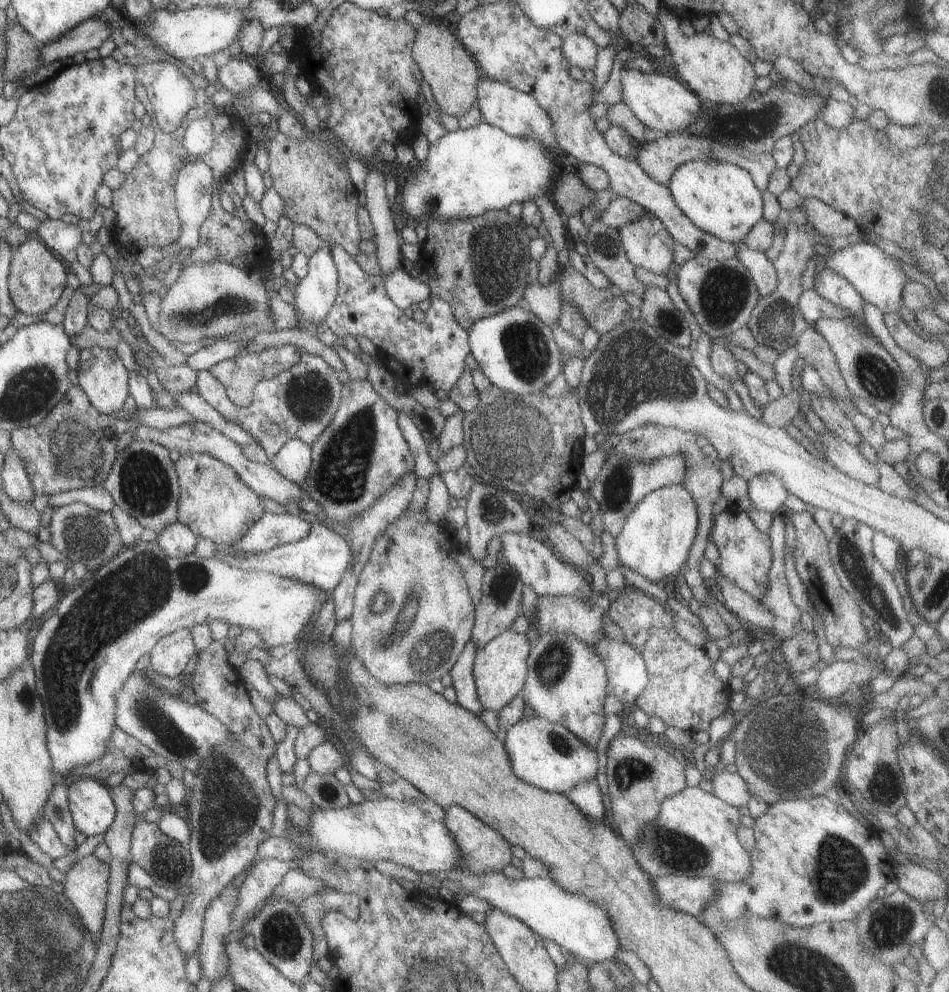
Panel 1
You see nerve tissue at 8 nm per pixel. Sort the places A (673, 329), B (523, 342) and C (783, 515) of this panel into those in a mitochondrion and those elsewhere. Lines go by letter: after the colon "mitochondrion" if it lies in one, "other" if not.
A: mitochondrion
B: mitochondrion
C: other

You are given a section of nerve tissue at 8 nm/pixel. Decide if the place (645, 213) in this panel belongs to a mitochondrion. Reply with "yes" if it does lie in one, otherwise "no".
no

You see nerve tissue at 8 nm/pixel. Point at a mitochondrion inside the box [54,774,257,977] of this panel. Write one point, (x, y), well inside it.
(163, 858)

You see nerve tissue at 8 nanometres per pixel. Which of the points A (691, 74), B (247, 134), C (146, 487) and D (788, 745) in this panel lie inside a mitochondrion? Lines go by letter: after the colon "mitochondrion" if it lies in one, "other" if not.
A: other
B: other
C: mitochondrion
D: mitochondrion

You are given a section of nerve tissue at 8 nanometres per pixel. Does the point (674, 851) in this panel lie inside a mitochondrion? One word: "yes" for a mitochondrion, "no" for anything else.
yes

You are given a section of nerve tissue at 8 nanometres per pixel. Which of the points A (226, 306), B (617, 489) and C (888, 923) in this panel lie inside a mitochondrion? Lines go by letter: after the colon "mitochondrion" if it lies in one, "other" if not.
A: mitochondrion
B: mitochondrion
C: mitochondrion

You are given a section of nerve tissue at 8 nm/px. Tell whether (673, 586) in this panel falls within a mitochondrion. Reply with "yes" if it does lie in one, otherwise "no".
no

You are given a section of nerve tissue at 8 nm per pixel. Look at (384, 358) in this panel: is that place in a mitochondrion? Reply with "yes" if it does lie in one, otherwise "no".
no

